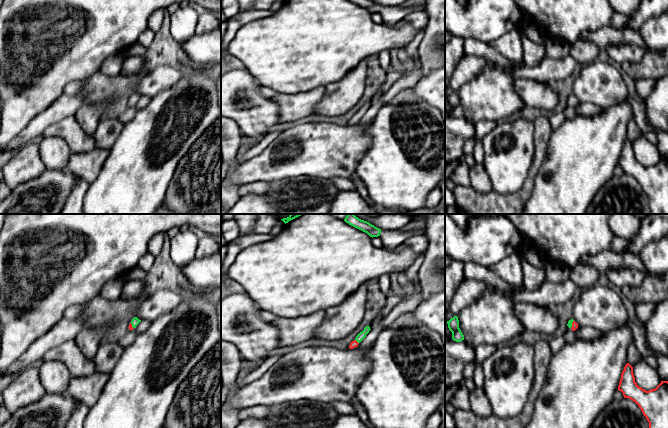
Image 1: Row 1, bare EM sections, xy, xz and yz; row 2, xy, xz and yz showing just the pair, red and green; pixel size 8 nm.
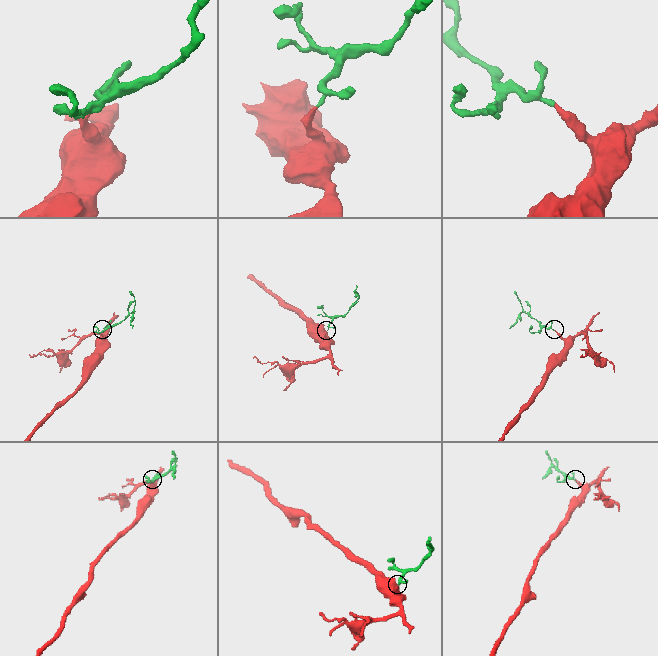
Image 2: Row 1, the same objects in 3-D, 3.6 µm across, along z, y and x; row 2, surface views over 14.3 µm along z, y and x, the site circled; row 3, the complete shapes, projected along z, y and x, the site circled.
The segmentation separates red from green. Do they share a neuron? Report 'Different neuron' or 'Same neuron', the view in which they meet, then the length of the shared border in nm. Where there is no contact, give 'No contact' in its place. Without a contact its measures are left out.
Same neuron. Touches red in yz. Shared border 70 nm

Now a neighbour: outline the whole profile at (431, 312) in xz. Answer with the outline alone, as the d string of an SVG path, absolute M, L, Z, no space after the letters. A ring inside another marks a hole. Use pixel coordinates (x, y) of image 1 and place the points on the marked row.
M445 290L424 299L413 311L416 320L437 332L445 345Z

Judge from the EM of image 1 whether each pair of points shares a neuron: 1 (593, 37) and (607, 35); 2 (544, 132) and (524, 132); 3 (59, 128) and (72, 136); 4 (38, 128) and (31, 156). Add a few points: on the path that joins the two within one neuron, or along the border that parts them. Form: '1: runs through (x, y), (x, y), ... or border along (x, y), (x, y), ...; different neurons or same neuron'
1: runs through (596, 37), (604, 37); same neuron
2: border along (532, 121), (534, 128), (534, 156); different neurons
3: runs through (62, 129), (69, 133); same neuron
4: border along (37, 139), (26, 143), (15, 152); different neurons

